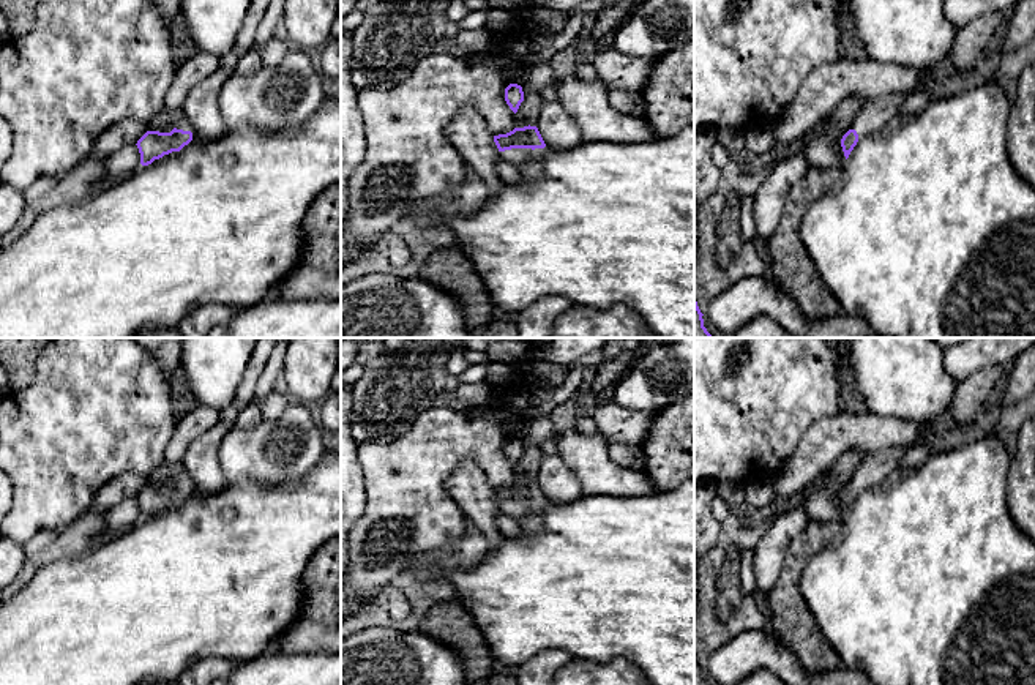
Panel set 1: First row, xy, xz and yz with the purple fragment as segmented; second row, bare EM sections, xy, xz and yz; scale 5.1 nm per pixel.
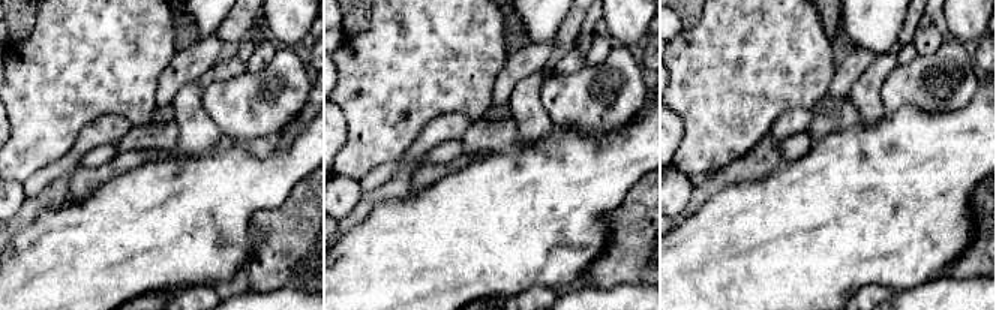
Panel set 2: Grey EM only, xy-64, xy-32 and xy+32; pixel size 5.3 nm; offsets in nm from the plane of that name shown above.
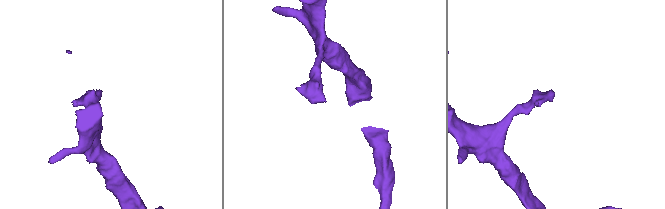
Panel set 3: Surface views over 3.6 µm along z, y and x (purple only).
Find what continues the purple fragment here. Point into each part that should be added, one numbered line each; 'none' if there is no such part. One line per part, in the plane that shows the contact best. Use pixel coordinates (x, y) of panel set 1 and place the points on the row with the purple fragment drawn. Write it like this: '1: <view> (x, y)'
1: xy (183, 123)

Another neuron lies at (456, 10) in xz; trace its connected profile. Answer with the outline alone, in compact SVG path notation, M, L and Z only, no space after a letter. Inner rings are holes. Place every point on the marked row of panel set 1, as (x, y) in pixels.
M453 0L447 9L447 17L450 24L456 24L469 14L469 9L464 6L464 0Z

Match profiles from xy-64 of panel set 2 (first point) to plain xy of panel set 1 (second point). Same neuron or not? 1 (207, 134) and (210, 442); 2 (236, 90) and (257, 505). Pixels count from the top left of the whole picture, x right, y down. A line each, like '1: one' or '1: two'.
1: one
2: two

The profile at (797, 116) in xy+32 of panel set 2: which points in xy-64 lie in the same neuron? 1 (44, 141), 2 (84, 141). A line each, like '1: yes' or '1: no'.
1: no
2: yes

